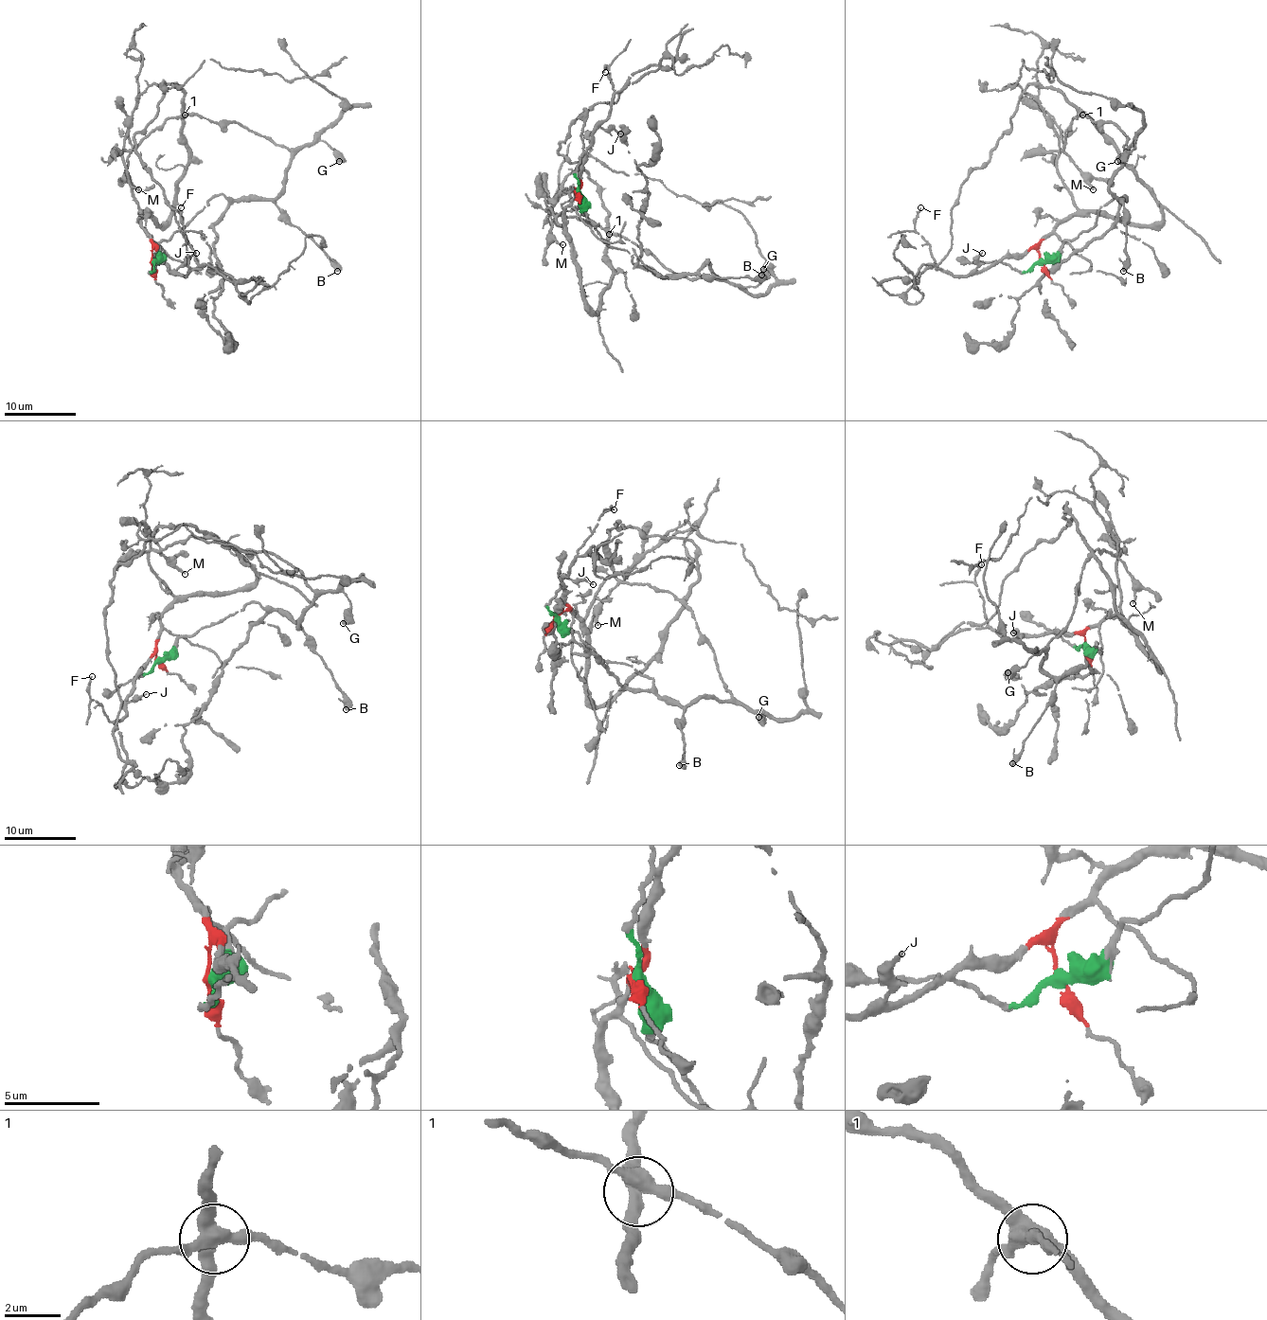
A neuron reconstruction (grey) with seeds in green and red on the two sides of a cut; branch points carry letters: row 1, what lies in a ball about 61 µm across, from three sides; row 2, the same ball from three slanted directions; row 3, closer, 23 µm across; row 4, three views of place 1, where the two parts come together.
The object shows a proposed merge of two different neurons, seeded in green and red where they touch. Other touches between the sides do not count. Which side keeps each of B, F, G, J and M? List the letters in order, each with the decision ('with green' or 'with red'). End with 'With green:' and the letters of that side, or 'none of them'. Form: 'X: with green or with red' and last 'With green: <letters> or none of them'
B: with green
F: with red
G: with green
J: with red
M: with green
With green: B, G, M

